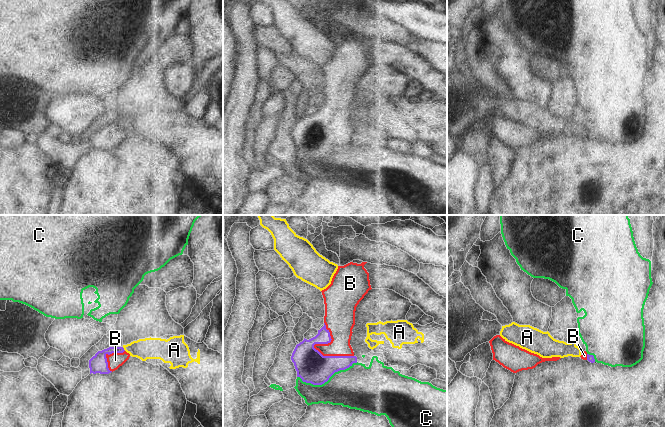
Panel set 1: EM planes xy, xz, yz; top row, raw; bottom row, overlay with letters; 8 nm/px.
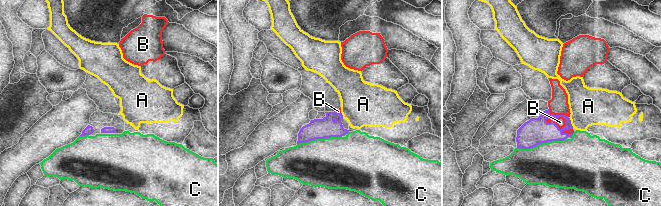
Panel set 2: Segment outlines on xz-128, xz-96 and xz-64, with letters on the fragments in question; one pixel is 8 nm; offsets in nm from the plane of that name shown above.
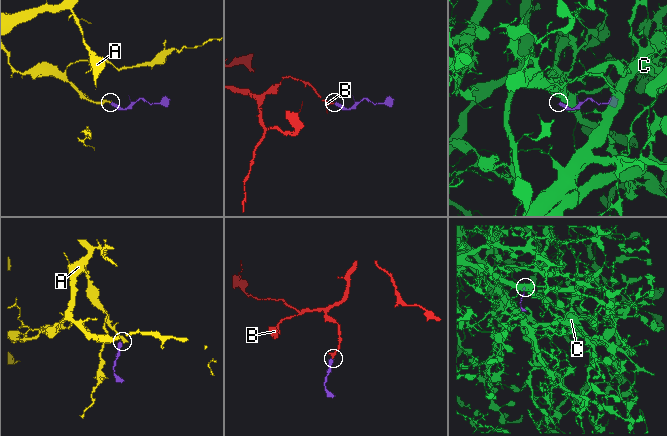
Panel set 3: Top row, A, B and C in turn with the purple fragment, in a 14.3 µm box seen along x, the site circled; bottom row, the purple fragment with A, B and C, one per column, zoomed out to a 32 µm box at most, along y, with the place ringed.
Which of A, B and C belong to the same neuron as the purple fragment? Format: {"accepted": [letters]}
{"accepted": ["B"]}

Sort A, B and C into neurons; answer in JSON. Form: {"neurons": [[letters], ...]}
{"neurons": [["A"], ["B"], ["C"]]}

